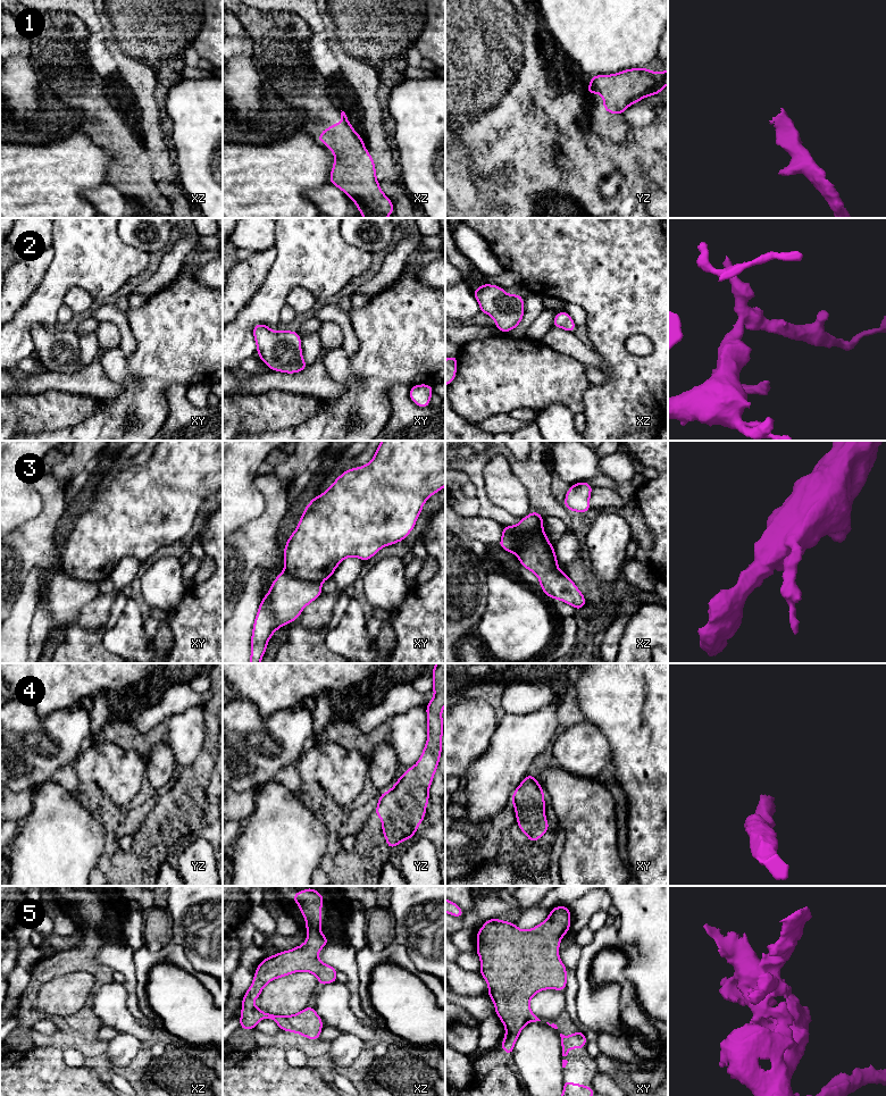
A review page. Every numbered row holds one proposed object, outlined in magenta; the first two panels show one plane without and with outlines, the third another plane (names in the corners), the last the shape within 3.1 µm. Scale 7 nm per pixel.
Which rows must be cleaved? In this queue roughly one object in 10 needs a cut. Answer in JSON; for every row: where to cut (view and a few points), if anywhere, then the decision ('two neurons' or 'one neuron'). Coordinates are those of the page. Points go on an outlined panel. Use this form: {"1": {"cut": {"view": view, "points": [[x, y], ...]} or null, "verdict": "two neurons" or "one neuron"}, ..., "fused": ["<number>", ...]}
{"1": {"cut": null, "verdict": "one neuron"}, "2": {"cut": null, "verdict": "one neuron"}, "3": {"cut": {"view": "xy", "points": [[284, 570], [295, 577], [320, 584]]}, "verdict": "two neurons"}, "4": {"cut": null, "verdict": "one neuron"}, "5": {"cut": null, "verdict": "one neuron"}, "fused": ["3"]}

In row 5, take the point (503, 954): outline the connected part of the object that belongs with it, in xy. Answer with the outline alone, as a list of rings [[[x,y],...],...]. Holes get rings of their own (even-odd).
[[[561,905],[550,910],[549,917],[528,930],[521,930],[516,923],[492,918],[484,921],[480,930],[476,931],[476,953],[480,959],[479,973],[487,982],[487,996],[493,1001],[495,1014],[505,1028],[505,1036],[501,1043],[504,1053],[513,1055],[515,1044],[523,1028],[530,1022],[541,1021],[530,1010],[529,1001],[541,990],[555,989],[563,992],[567,987],[567,968],[559,957],[561,938],[571,928],[571,913],[568,906]]]

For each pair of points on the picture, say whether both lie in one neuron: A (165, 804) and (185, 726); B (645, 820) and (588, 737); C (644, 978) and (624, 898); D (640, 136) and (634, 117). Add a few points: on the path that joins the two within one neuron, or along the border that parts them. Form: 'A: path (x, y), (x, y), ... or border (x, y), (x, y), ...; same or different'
A: border (200, 746), (200, 753), (197, 759), (184, 769); different
B: border (604, 736), (610, 746), (611, 762); different
C: path (649, 959), (649, 923), (643, 918); same
D: border (655, 117), (650, 123), (630, 130); different

